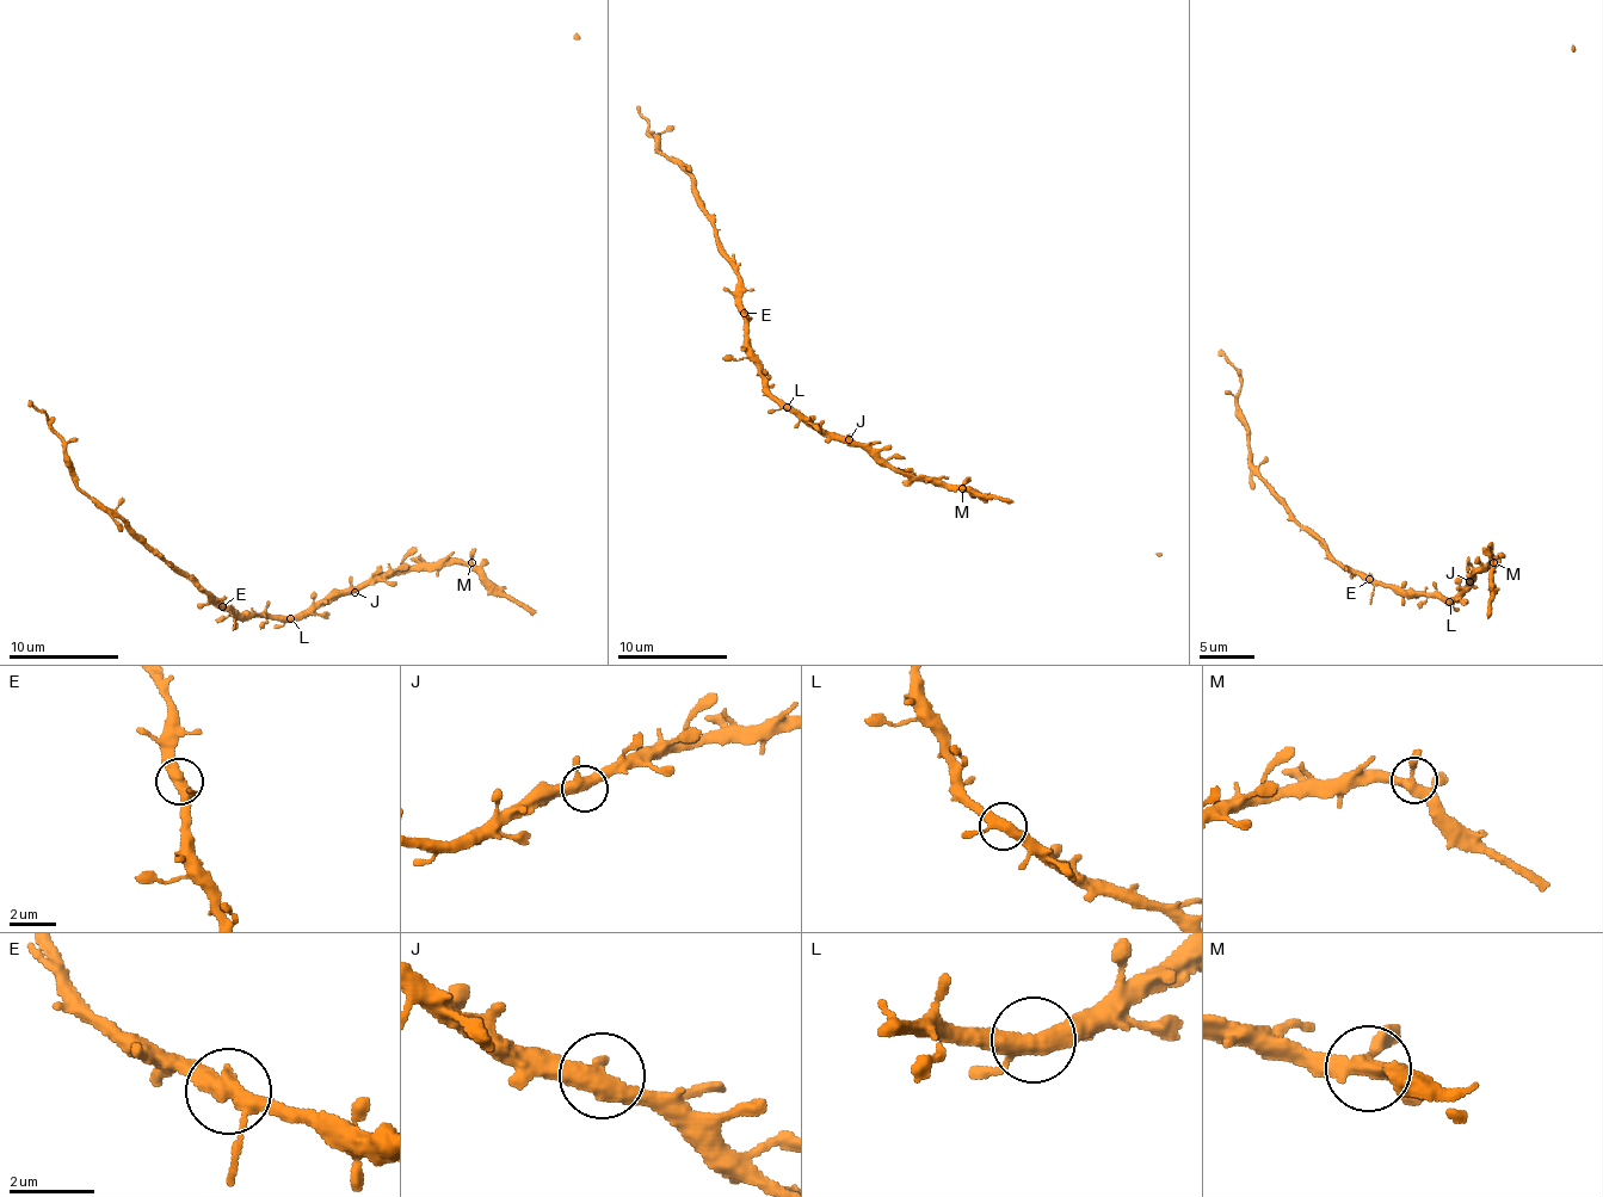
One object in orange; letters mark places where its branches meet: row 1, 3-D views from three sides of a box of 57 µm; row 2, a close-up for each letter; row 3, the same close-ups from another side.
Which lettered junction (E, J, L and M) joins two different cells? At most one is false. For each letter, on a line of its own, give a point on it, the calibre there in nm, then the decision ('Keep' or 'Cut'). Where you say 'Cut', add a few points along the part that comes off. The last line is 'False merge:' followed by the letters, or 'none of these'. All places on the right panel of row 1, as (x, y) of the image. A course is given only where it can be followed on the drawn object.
E: Place: (1369, 579). Thickness 380 nm. Keep
J: Place: (1469, 581). Thickness 380 nm. Keep
L: Place: (1449, 602). Thickness 380 nm. Keep
M: Place: (1493, 562). Thickness 360 nm. Keep
False merge: none of these

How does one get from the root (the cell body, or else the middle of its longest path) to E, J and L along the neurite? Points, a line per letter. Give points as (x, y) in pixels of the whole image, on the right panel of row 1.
E: (1490, 562), (1452, 599), (1406, 596), (1397, 586), (1369, 580)
J: (1490, 562), (1484, 563), (1469, 581)
L: (1490, 562), (1449, 602)

